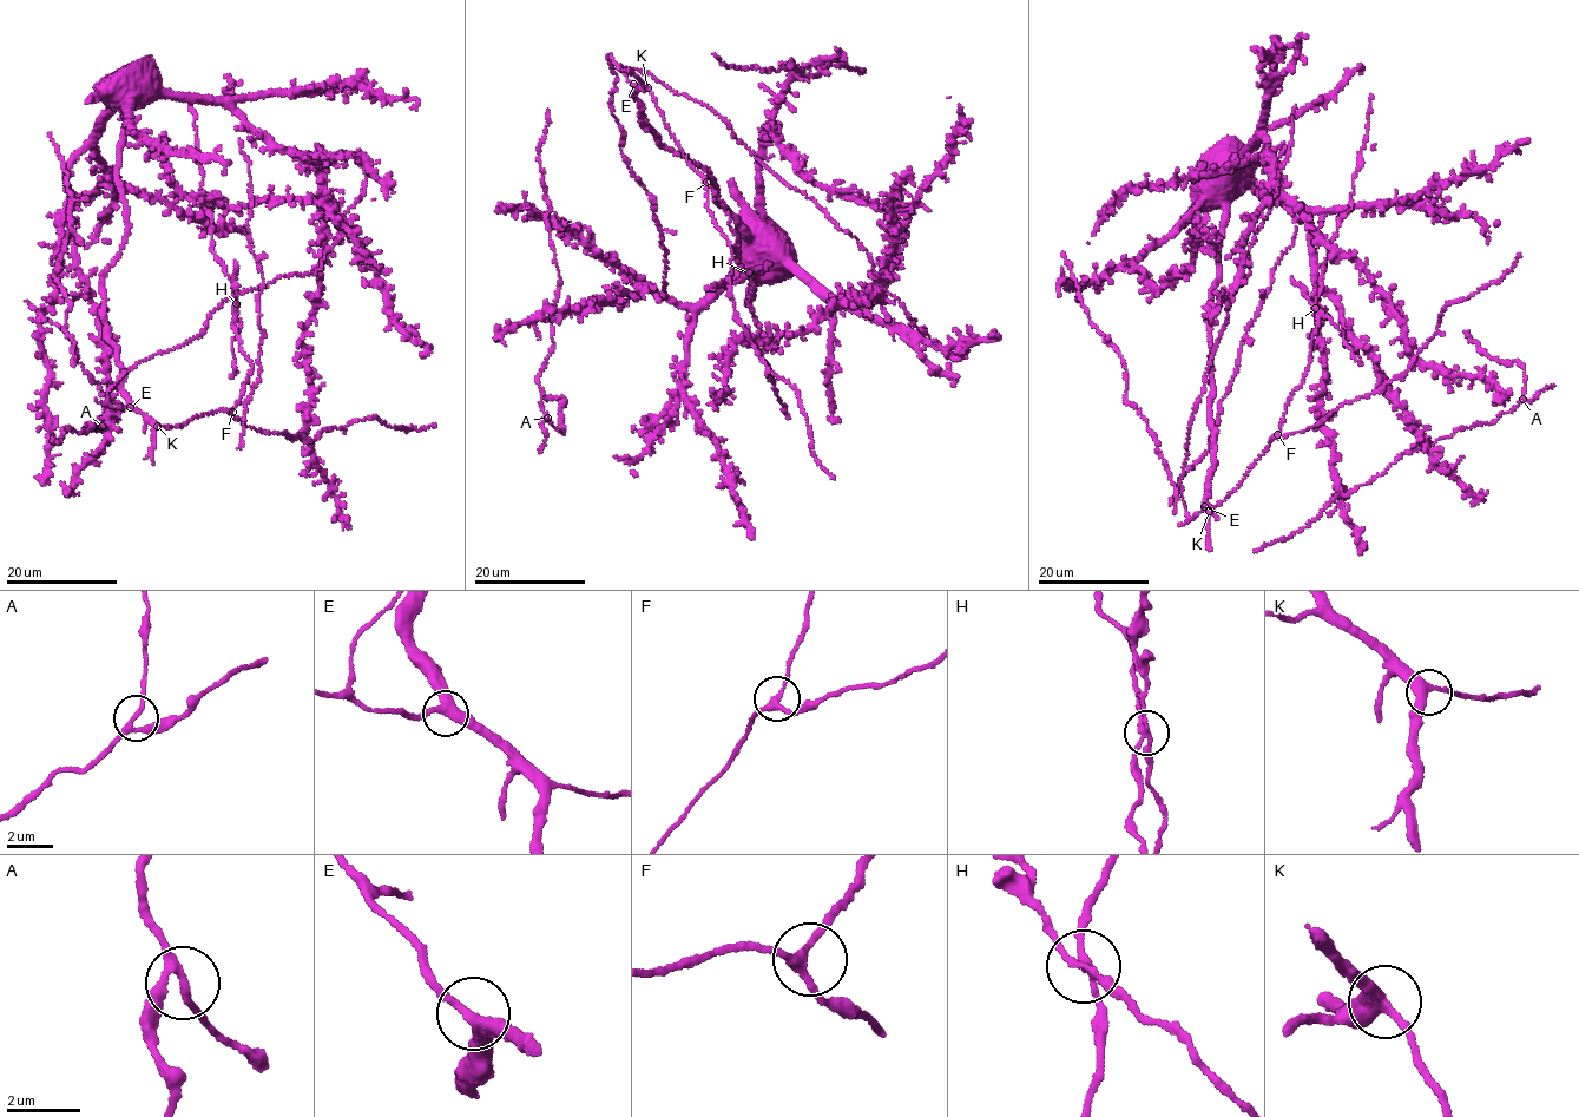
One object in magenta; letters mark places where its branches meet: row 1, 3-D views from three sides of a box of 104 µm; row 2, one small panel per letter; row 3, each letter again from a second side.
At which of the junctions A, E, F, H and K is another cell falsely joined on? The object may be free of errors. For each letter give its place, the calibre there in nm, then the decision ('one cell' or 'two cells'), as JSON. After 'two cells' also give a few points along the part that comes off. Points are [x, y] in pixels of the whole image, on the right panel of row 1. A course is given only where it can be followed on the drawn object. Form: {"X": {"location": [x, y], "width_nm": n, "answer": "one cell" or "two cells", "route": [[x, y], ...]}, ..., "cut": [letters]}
{"A": {"location": [1522, 399], "width_nm": 190, "answer": "one cell"}, "E": {"location": [1204, 506], "width_nm": 360, "answer": "one cell"}, "F": {"location": [1277, 434], "width_nm": 200, "answer": "one cell"}, "H": {"location": [1315, 308], "width_nm": 220, "answer": "two cells", "route": [[1316, 308], [1344, 334], [1350, 355], [1359, 361], [1360, 357]]}, "K": {"location": [1209, 511], "width_nm": 340, "answer": "one cell"}, "cut": ["H"]}

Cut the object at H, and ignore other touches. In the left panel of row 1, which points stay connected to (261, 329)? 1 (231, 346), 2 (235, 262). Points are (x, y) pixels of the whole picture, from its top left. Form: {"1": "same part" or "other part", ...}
{"1": "other part", "2": "other part"}

